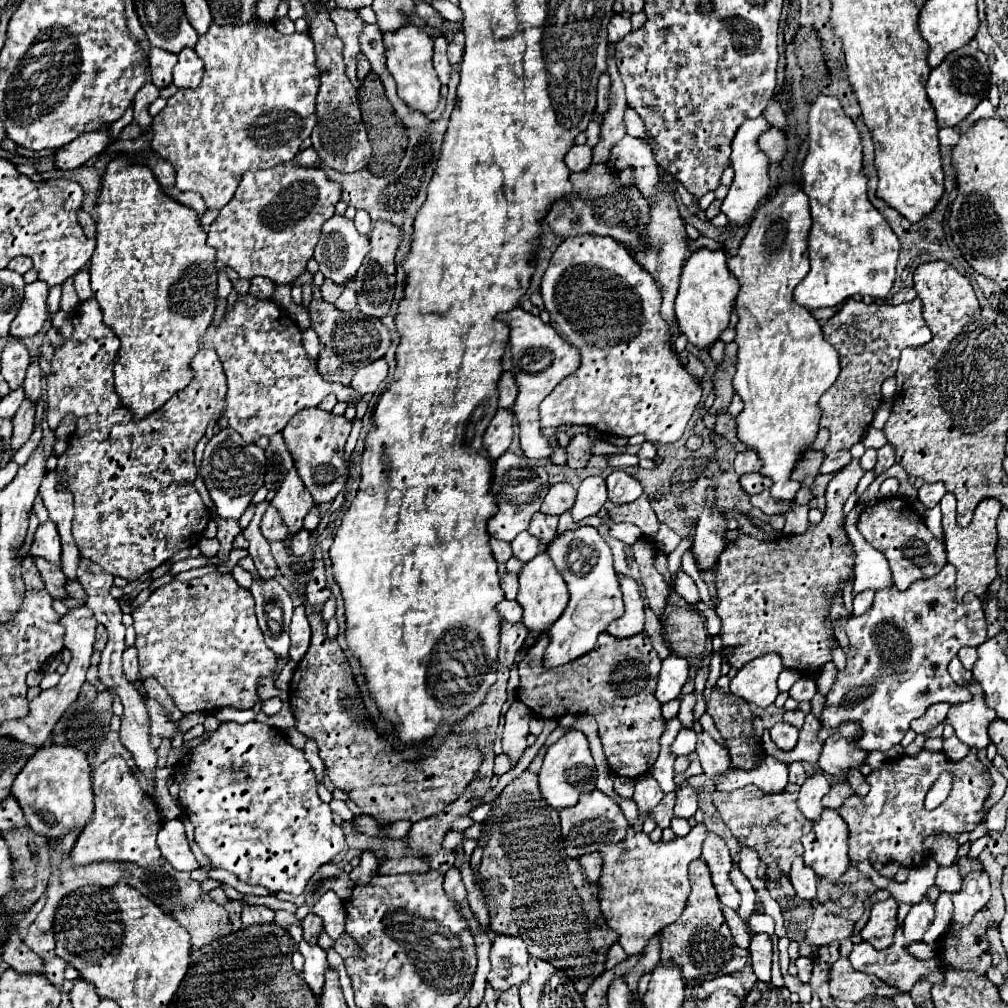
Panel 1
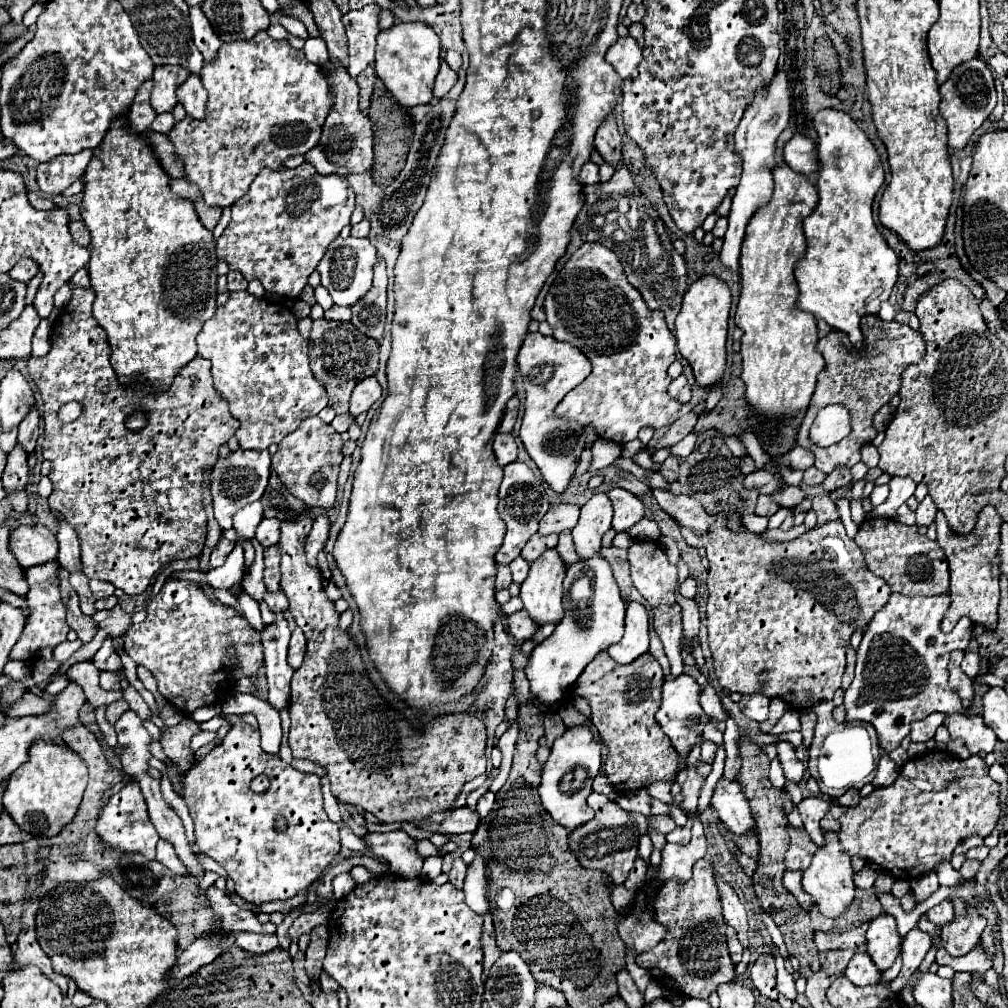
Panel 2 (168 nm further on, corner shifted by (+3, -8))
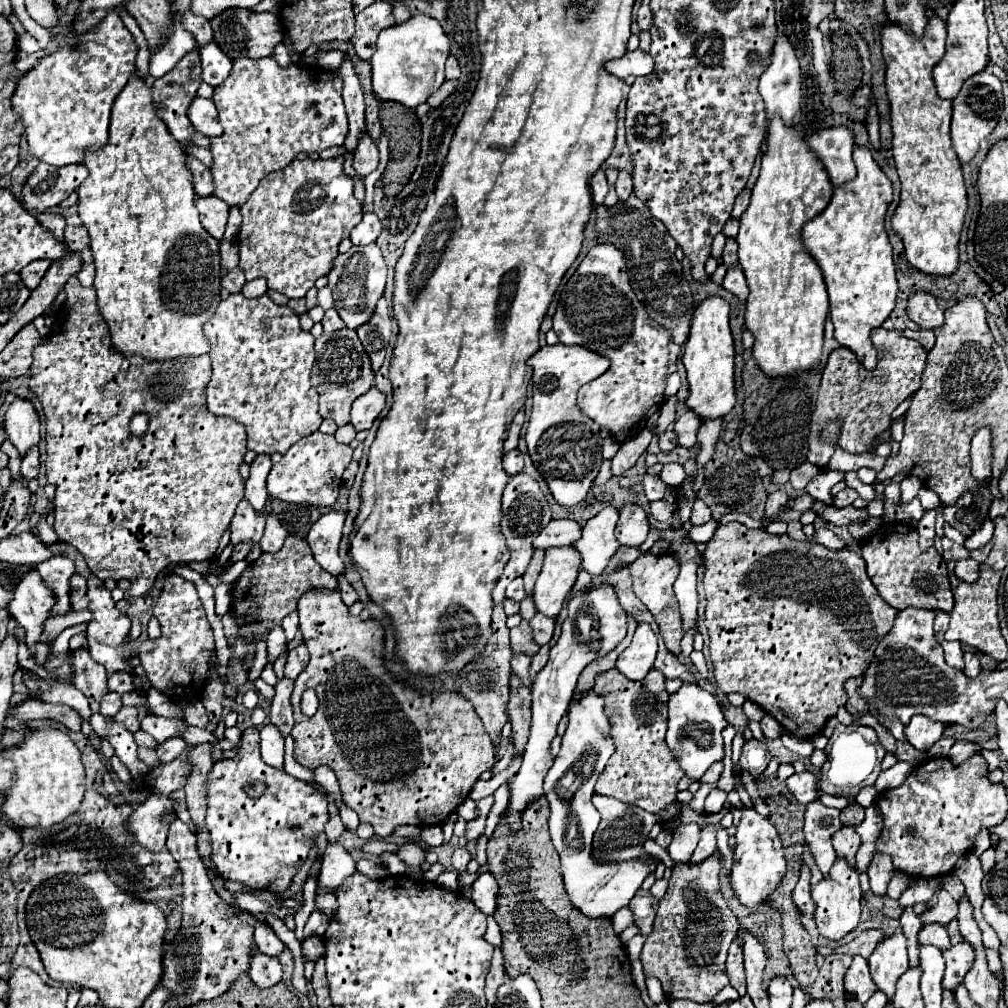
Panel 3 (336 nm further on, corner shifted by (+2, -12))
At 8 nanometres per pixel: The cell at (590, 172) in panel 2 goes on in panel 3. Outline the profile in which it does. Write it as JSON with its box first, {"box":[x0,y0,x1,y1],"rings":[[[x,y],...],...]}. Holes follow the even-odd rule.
{"box":[590,169,608,205],"rings":[[[602,169],[592,177],[590,187],[592,187],[592,199],[594,199],[594,205],[602,205],[606,193],[608,193],[608,181],[606,181],[606,173],[604,173]]]}

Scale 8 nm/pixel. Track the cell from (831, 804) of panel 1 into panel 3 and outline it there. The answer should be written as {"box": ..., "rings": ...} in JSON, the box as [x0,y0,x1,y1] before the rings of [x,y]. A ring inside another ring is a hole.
{"box":[834,827,860,869],"rings":[[[842,827],[838,831],[838,835],[834,835],[834,849],[836,849],[836,855],[846,859],[848,865],[852,869],[856,869],[856,853],[860,849],[860,837],[858,833],[854,831],[854,827]]]}

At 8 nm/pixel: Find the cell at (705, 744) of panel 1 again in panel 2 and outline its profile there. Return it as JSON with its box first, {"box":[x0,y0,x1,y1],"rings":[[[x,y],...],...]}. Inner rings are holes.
{"box":[711,777,755,835],"rings":[[[721,777],[713,789],[711,807],[719,813],[719,819],[737,835],[743,835],[749,827],[755,827],[753,813],[747,807],[747,799],[741,793],[737,781]]]}

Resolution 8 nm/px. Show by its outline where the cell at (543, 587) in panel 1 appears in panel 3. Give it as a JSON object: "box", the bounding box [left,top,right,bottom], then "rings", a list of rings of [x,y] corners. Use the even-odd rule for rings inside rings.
{"box":[534,547,582,617],"rings":[[[552,547],[546,551],[542,573],[534,587],[534,603],[546,617],[558,617],[564,599],[576,583],[582,555],[574,547]]]}

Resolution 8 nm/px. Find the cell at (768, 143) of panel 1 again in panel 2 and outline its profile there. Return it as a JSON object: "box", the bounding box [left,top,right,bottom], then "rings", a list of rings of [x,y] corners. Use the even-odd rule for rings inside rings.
{"box":[783,135,817,173],"rings":[[[793,135],[783,149],[783,161],[797,173],[817,171],[817,151],[811,139],[803,135]]]}

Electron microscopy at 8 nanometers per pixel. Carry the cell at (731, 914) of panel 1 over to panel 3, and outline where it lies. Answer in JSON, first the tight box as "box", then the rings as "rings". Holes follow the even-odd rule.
{"box":[726,941,746,995],"rings":[[[734,941],[728,951],[728,961],[726,961],[726,971],[730,977],[730,985],[740,993],[746,995],[746,981],[744,981],[744,963],[742,963],[742,949]]]}

